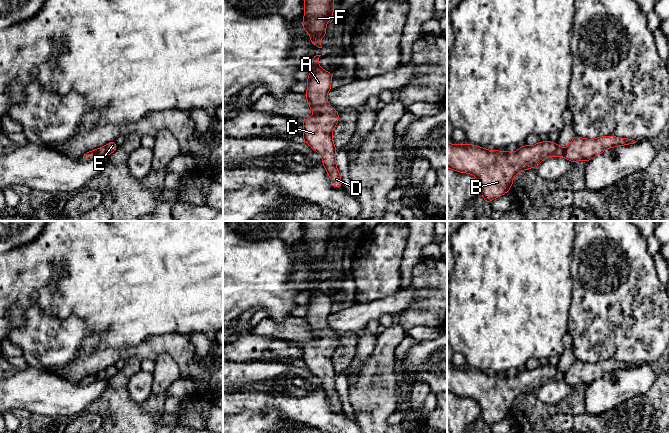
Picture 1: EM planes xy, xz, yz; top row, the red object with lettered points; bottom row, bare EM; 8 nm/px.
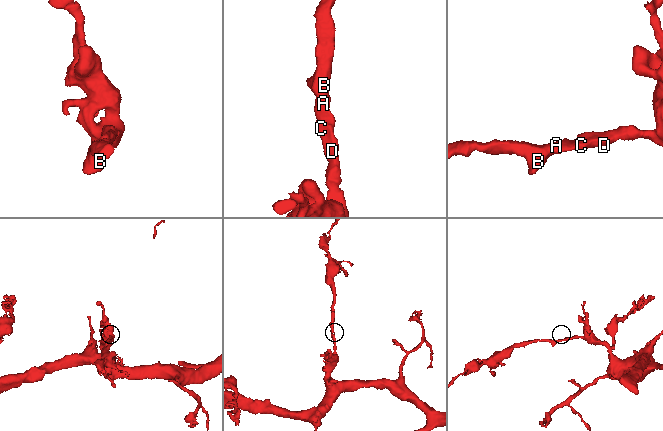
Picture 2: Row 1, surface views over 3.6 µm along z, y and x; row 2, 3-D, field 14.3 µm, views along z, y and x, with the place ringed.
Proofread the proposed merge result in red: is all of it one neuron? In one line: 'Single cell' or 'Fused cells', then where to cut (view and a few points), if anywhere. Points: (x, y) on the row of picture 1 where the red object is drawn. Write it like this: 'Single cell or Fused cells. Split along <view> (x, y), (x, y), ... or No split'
Single cell. No split

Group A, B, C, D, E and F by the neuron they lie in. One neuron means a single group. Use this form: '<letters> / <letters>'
A B C D E F

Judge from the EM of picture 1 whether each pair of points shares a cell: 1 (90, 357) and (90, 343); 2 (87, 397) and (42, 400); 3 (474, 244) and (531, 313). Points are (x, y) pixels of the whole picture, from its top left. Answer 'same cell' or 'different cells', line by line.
1: same cell
2: same cell
3: same cell

